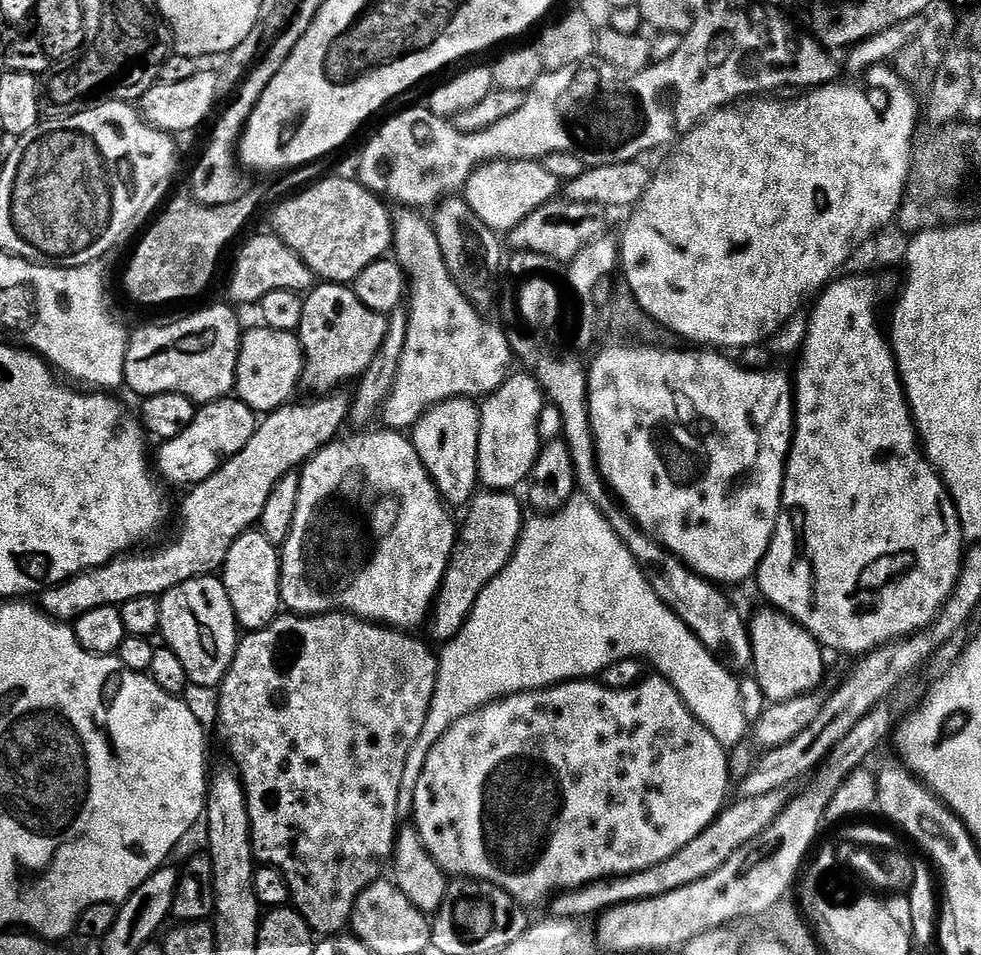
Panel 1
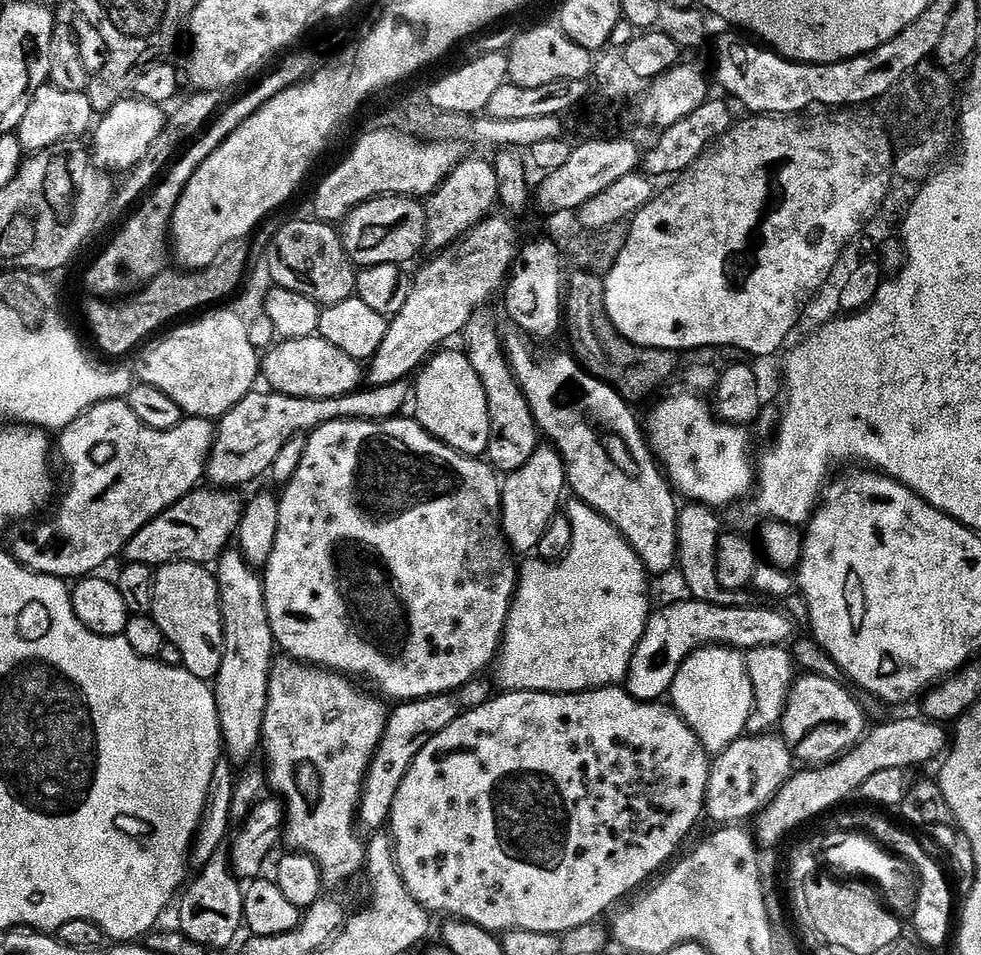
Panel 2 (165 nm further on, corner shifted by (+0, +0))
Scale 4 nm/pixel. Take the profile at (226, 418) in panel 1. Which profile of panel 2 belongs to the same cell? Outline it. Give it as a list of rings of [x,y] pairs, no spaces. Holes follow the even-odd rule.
[[[121,398],[93,404],[59,436],[60,460],[68,471],[68,485],[64,488],[60,509],[53,514],[49,524],[38,525],[32,537],[18,537],[10,545],[10,551],[22,567],[32,572],[61,578],[83,578],[99,573],[103,564],[119,557],[130,538],[134,538],[146,522],[178,503],[205,479],[216,430],[213,421],[185,418],[178,426],[159,432],[142,423],[138,414],[130,410],[127,399]]]

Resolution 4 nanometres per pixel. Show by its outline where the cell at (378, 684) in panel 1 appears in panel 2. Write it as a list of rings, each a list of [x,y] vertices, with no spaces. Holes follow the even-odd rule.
[[[280,654],[273,659],[270,670],[270,682],[268,683],[268,701],[266,702],[266,718],[264,719],[264,734],[262,737],[262,756],[268,759],[266,767],[266,784],[272,788],[277,797],[286,805],[286,819],[284,822],[284,834],[282,837],[285,845],[294,852],[302,852],[304,855],[314,858],[314,862],[320,867],[320,877],[324,880],[325,889],[340,888],[347,880],[352,880],[356,875],[365,871],[365,860],[368,849],[365,837],[360,837],[361,829],[358,827],[358,813],[360,810],[360,798],[364,794],[364,779],[372,768],[372,761],[377,759],[379,750],[384,744],[384,731],[388,729],[388,717],[390,708],[379,695],[367,696],[359,688],[355,679],[347,675],[330,672],[326,668],[317,668],[314,664],[304,664],[300,660],[294,660],[287,654]]]

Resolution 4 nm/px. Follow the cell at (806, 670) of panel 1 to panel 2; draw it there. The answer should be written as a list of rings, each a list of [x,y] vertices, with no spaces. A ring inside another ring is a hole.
[[[811,674],[797,675],[778,728],[792,755],[801,765],[832,764],[865,738],[865,709],[862,704],[860,708],[859,702],[843,686],[843,683],[836,683],[826,677]]]

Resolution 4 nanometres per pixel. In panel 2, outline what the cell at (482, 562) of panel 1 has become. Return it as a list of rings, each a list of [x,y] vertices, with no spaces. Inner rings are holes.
[[[537,446],[530,462],[516,472],[509,472],[503,477],[500,490],[500,521],[504,527],[504,537],[513,553],[535,553],[542,534],[561,511],[560,499],[566,496],[566,473],[564,460],[560,453],[551,446]]]

